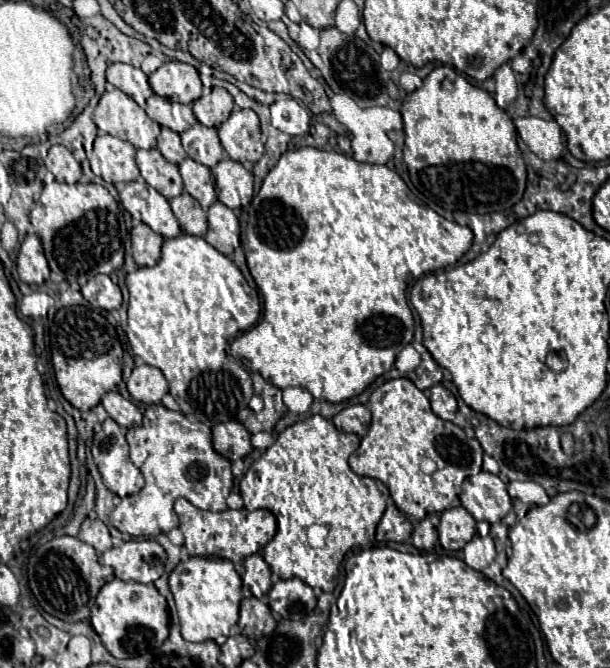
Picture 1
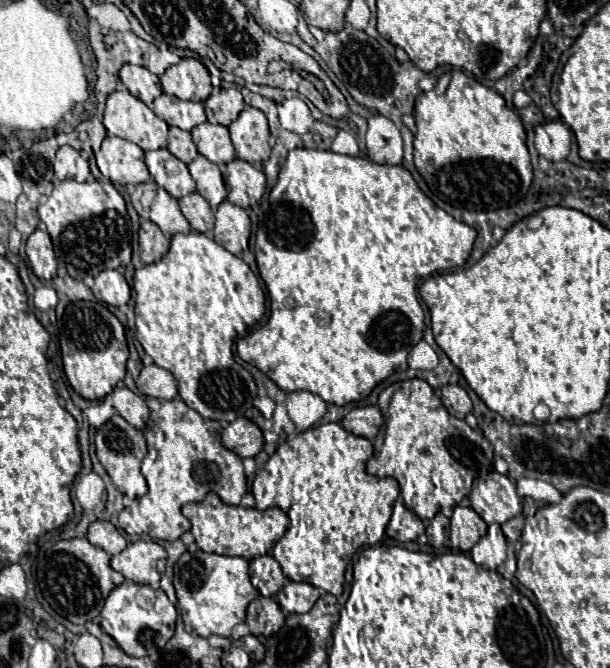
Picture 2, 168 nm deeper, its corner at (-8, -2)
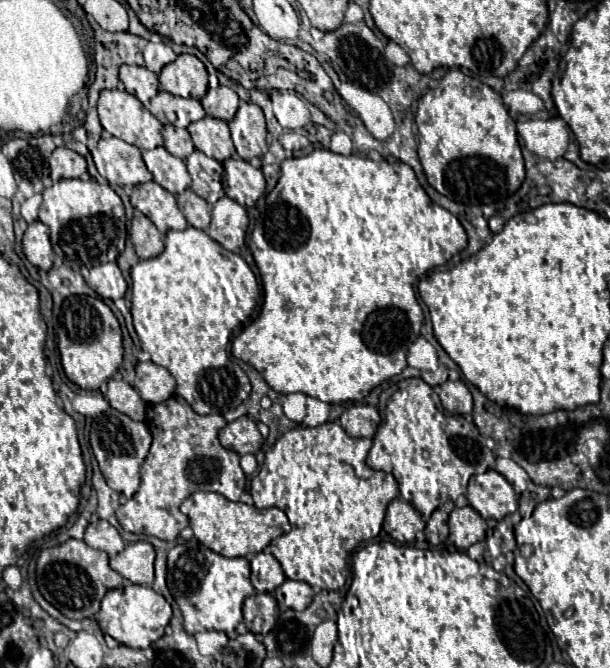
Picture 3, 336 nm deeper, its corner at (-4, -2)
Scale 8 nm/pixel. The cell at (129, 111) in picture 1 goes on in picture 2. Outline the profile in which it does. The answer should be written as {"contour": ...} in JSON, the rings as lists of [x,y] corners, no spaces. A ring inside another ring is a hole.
{"contour":[[[116,90],[108,96],[104,126],[110,136],[130,140],[144,152],[168,146],[168,124],[128,90]]]}

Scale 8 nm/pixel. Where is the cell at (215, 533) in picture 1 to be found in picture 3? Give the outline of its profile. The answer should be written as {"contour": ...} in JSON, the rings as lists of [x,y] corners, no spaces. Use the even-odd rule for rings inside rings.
{"contour":[[[194,492],[182,502],[180,510],[190,518],[190,528],[204,546],[214,550],[216,554],[230,558],[252,556],[256,552],[262,552],[274,538],[291,530],[289,520],[280,508],[260,510],[242,502],[230,502],[216,492]]]}

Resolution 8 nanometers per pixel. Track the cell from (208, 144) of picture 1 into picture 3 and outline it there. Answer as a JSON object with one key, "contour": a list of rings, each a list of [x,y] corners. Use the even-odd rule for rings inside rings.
{"contour":[[[206,116],[198,122],[192,122],[188,126],[188,132],[194,140],[194,146],[218,162],[224,162],[226,158],[230,158],[234,154],[230,130],[224,120]]]}

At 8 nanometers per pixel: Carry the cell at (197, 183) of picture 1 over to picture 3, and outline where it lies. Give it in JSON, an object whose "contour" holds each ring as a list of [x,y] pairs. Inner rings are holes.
{"contour":[[[194,150],[188,158],[186,158],[186,166],[188,172],[192,176],[192,190],[202,196],[208,204],[214,204],[218,198],[224,196],[224,188],[222,188],[222,164],[214,158],[208,158],[206,154],[202,154],[200,150]]]}

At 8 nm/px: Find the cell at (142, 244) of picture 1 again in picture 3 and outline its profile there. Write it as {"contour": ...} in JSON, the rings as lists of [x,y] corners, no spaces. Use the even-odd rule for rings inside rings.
{"contour":[[[136,214],[132,218],[132,228],[130,228],[130,240],[134,244],[136,254],[146,260],[146,258],[154,258],[164,250],[164,236],[160,234],[160,230],[152,224],[150,218],[146,218],[144,214]]]}

